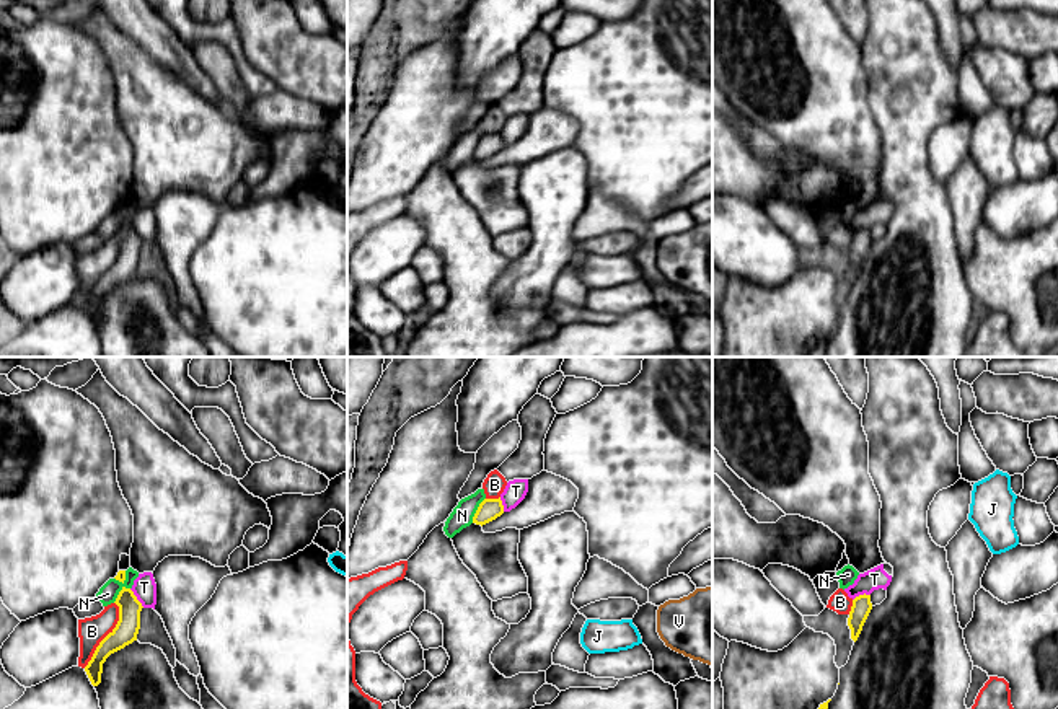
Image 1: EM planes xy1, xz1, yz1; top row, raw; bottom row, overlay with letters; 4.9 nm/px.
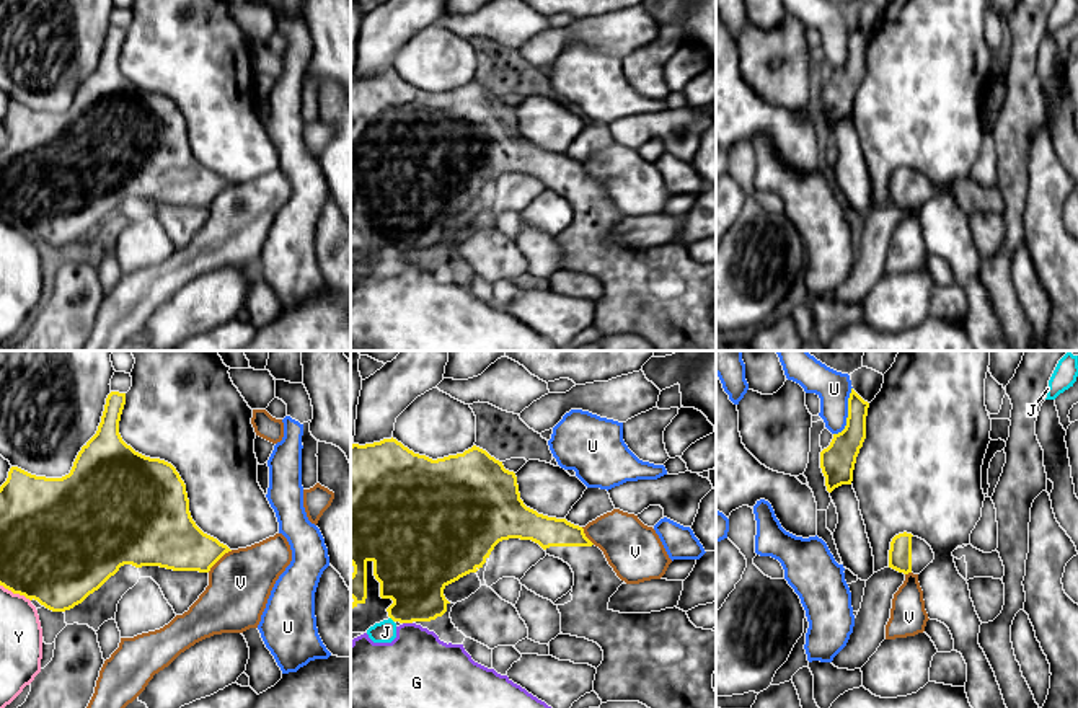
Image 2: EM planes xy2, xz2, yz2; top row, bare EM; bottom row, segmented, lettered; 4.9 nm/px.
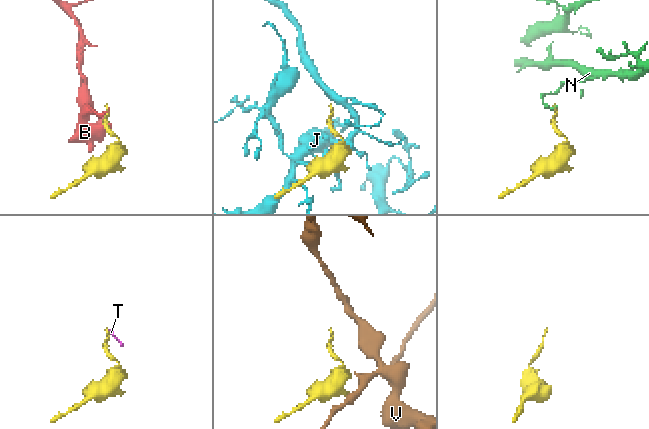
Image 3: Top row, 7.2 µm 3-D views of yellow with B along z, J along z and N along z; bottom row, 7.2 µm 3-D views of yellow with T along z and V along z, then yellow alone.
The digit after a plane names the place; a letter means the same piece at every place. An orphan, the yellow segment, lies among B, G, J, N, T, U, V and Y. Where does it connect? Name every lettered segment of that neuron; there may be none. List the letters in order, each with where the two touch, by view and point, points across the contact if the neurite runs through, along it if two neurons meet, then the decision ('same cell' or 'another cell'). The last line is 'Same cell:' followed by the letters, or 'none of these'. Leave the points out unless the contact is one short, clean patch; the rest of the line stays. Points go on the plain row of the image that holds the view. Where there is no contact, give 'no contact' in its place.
B: xy1 (108, 269) | along xy1 (114, 237), (118, 242), (118, 258), (83, 302) | another cell
G: xz2 (408, 256) | another cell
J: xz2 (392, 253) | along xz2 (390, 252), (393, 256) | another cell
N: xy1 (123, 222) | along xy1 (126, 206), (123, 224), (113, 237) | another cell
T: xy1 (136, 233) | along xy1 (129, 224), (144, 242) | another cell
U: yz2 (848, 48) | another cell
V: xy2 (219, 193) | along xy2 (232, 185), (207, 206) | another cell
Y: xy2 (15, 227) | another cell
Same cell: none of these

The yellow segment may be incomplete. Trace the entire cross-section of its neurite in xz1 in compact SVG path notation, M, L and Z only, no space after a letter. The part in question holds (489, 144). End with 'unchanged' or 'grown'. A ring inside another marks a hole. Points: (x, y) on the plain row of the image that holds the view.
M500 132L499 134L484 134L474 152L473 152L473 158L476 160L486 160L492 155L496 155L497 152L500 152L504 148L504 140L502 140L502 135Z | unchanged

